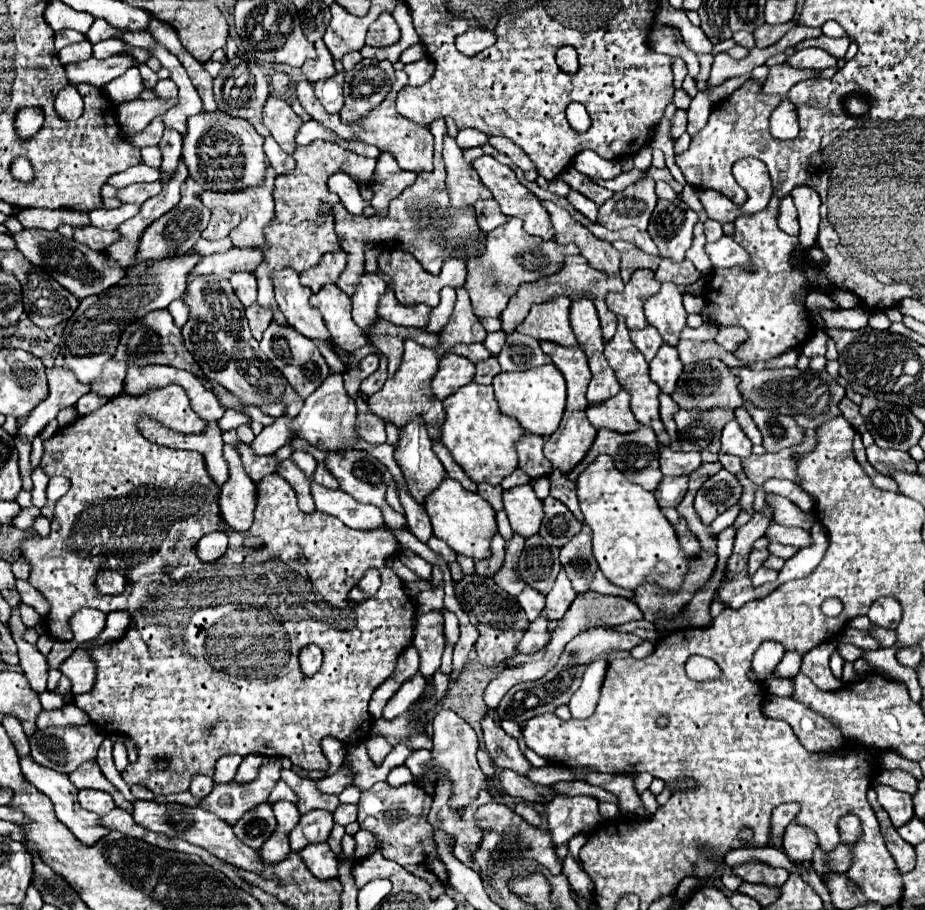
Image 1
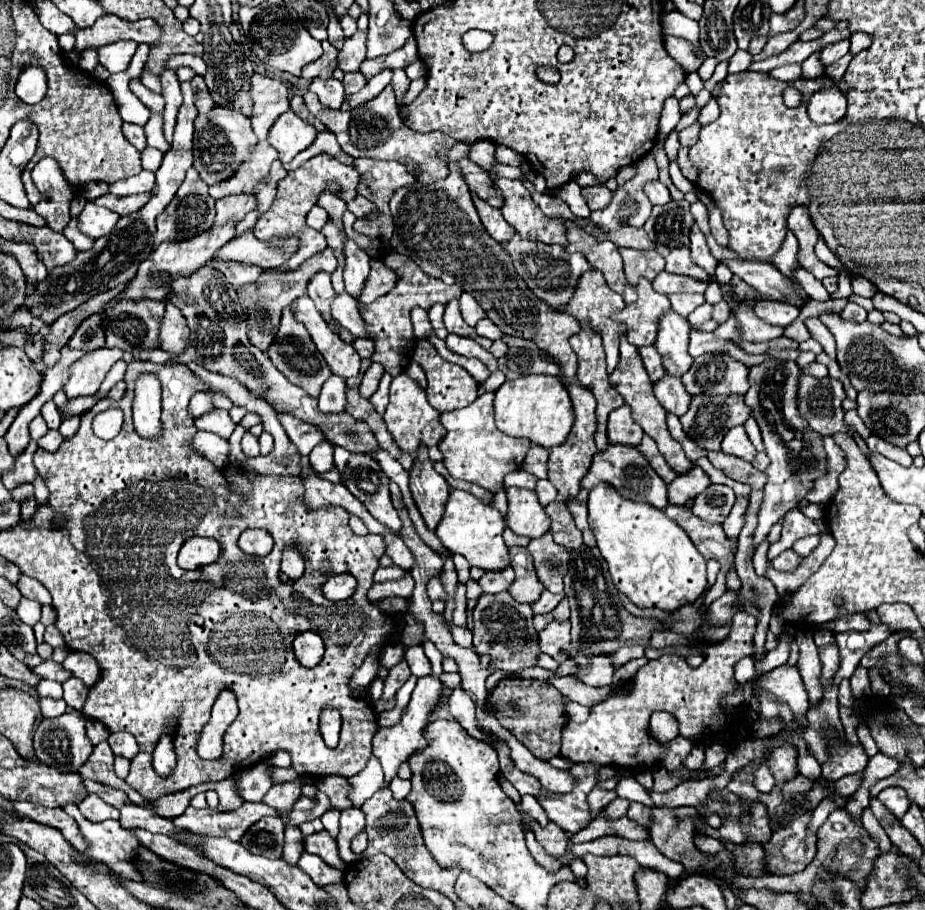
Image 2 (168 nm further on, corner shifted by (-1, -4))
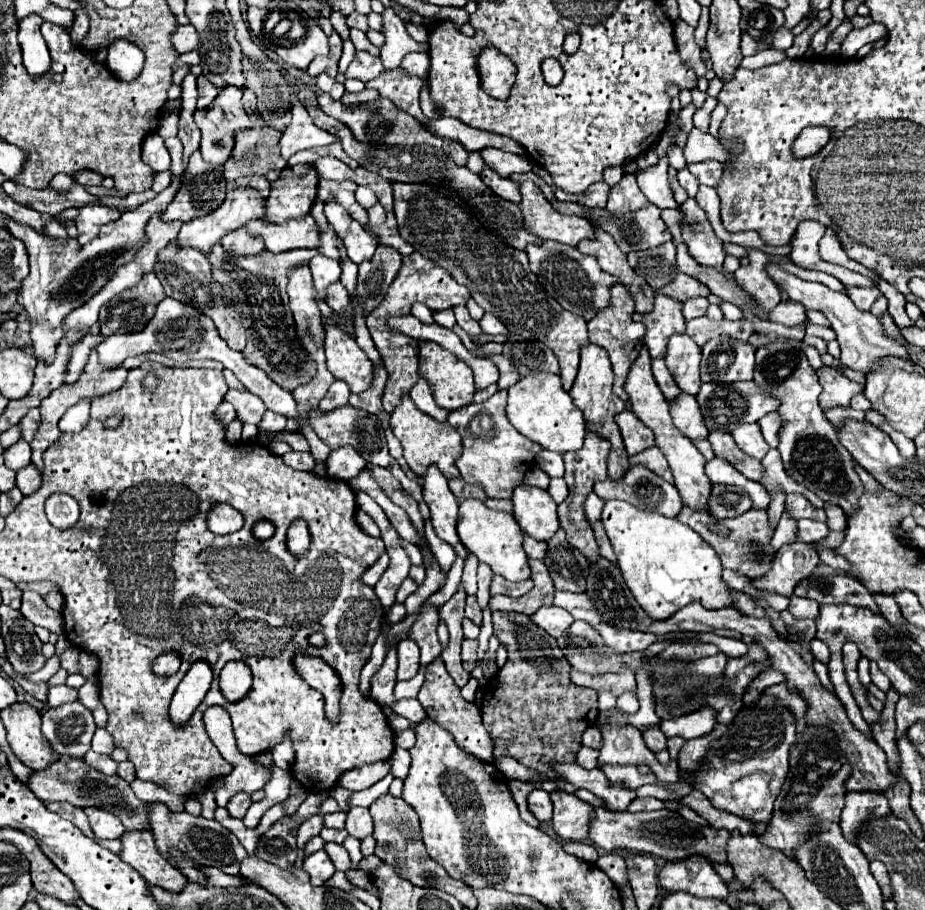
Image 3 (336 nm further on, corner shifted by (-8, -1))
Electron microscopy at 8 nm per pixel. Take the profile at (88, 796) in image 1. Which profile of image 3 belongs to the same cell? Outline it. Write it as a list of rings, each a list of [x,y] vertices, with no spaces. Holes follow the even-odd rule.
[[[85,807],[85,813],[97,839],[119,839],[125,831],[121,819],[115,813],[107,813],[99,807]]]

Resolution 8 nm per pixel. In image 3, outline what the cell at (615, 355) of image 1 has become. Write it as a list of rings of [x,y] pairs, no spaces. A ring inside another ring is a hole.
[[[645,345],[641,347],[635,363],[629,369],[627,381],[625,381],[625,391],[629,395],[631,401],[631,409],[633,413],[655,433],[655,445],[661,449],[661,453],[665,455],[665,459],[669,461],[669,467],[673,471],[675,477],[675,487],[679,489],[679,495],[683,499],[685,505],[689,505],[691,509],[707,509],[707,499],[711,493],[711,481],[705,475],[703,467],[705,467],[705,457],[697,451],[697,447],[673,425],[671,415],[669,415],[669,403],[665,401],[665,397],[661,397],[661,389],[657,389],[657,383],[653,381],[653,373],[651,373],[651,357],[645,349]]]

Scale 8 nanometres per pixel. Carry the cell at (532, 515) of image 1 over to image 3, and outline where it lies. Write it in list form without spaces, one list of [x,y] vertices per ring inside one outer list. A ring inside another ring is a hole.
[[[519,485],[513,493],[513,515],[525,535],[549,541],[559,529],[557,505],[547,491],[533,485]]]

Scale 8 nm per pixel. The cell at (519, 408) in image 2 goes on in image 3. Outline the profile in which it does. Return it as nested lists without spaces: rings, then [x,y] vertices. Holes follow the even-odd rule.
[[[537,373],[521,377],[513,387],[509,387],[507,419],[521,435],[539,443],[543,449],[557,451],[561,455],[567,451],[581,449],[587,433],[587,423],[581,409],[573,405],[571,395],[563,389],[561,379],[555,373]]]

